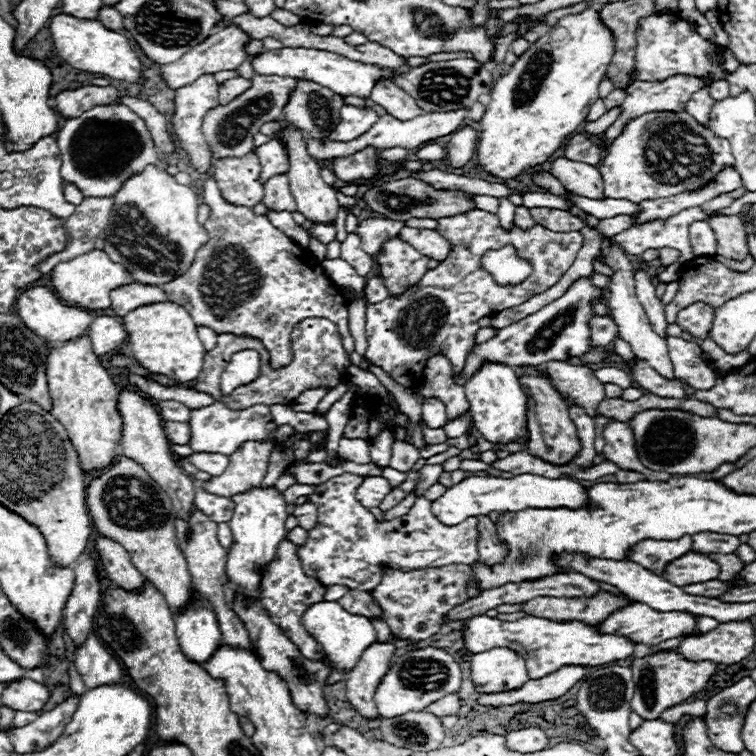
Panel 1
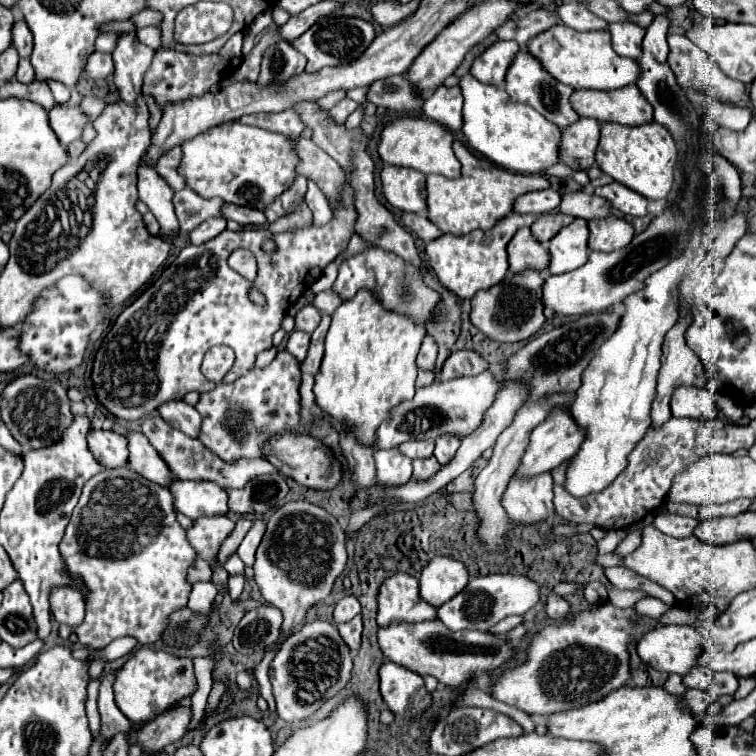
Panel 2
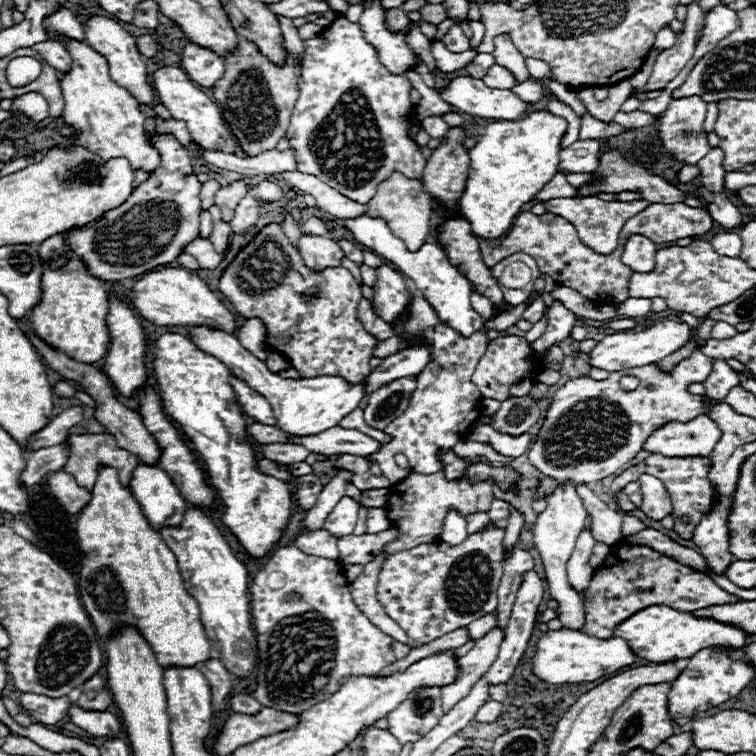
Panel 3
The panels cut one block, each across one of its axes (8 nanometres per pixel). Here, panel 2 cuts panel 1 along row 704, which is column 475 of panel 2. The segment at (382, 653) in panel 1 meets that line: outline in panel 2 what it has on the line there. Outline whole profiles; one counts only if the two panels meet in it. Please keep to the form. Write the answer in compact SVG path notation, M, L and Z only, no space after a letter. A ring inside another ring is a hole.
M458 350L446 358L440 370L440 380L452 380L458 376L476 376L486 368L488 368L488 362L474 350Z

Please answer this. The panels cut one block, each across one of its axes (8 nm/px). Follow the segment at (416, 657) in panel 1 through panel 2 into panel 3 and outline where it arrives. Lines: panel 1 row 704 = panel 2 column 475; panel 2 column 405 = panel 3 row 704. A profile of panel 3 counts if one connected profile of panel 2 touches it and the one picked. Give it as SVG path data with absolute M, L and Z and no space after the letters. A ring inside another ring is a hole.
M418 688L390 716L390 732L402 742L416 742L444 716L440 688Z

